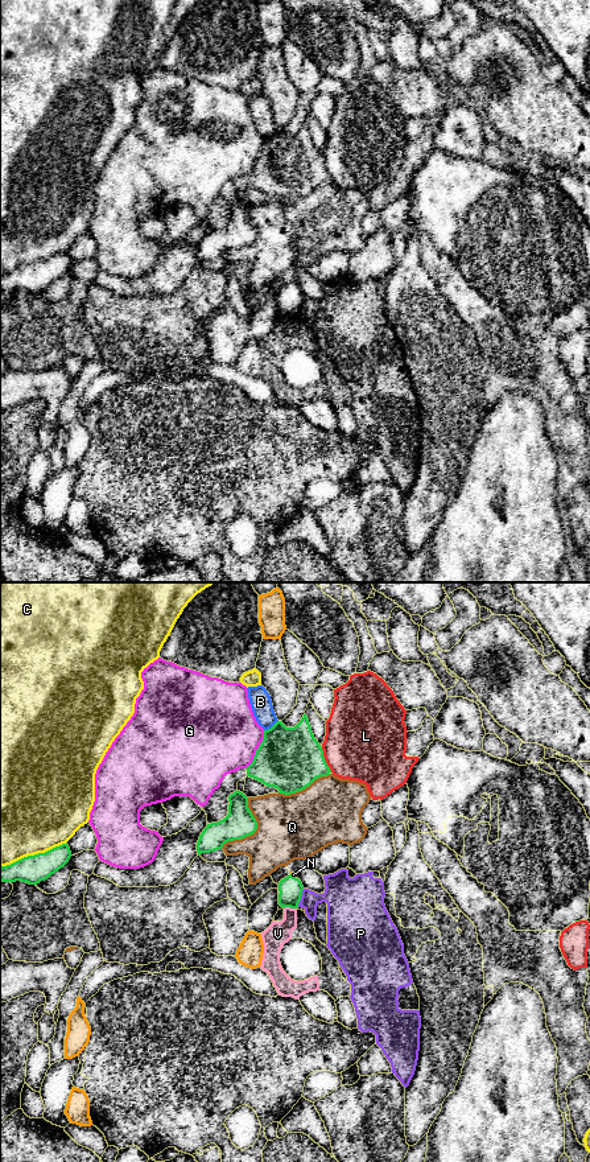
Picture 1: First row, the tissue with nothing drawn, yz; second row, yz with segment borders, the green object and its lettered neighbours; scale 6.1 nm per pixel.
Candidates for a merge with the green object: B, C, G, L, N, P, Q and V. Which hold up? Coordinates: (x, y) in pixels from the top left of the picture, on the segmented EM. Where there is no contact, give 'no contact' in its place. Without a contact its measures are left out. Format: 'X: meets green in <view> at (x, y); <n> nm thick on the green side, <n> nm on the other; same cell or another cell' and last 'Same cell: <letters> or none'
B: meets green in yz at (272, 726); 380 nm thick on the green side, 130 nm on the other; another cell
C: meets green in yz at (34, 854); 170 nm thick on the green side, 500 nm on the other; another cell
G: meets green in yz at (256, 750); 380 nm thick on the green side, 480 nm on the other; another cell
L: meets green in yz at (324, 759); 380 nm thick on the green side, 440 nm on the other; another cell
N: meets green in yz at (292, 876); 140 nm thick on the green side, 20 nm on the other; another cell
P: meets green in yz at (300, 898); 140 nm thick on the green side, 200 nm on the other; another cell
Q: meets green in yz at (254, 832); 180 nm thick on the green side, 400 nm on the other; another cell
V: meets green in yz at (289, 906); 140 nm thick on the green side, 150 nm on the other; another cell
Same cell: none

